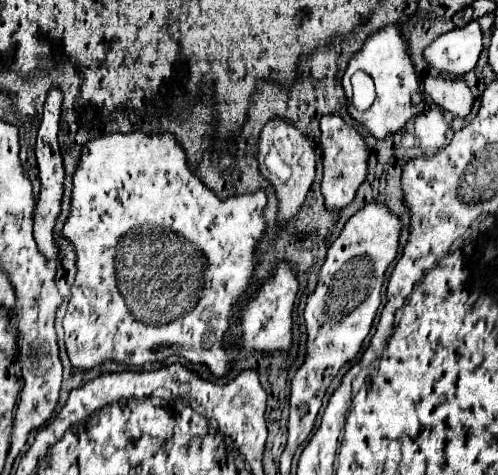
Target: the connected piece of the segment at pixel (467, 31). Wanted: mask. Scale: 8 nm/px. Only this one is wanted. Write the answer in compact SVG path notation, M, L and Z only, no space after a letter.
M478 23L452 29L440 35L422 53L426 65L446 77L462 77L472 71L482 51L482 31Z

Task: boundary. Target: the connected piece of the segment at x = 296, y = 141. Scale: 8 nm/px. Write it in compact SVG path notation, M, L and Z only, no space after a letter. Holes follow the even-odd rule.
M276 119L276 121L270 121L262 129L258 169L274 187L274 193L278 199L278 213L276 213L278 229L286 227L298 215L298 211L304 203L304 197L306 197L306 193L314 181L314 165L316 165L316 157L314 157L312 143L300 131L296 131L290 123ZM272 165L282 165L282 167L274 169Z

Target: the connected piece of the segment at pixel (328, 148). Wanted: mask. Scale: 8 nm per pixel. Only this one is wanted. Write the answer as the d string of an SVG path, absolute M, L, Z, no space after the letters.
M324 115L320 119L320 131L322 131L320 147L322 147L322 163L324 163L324 177L322 177L324 207L328 213L338 213L354 199L356 189L366 179L368 153L362 135L354 127L346 125L338 115Z

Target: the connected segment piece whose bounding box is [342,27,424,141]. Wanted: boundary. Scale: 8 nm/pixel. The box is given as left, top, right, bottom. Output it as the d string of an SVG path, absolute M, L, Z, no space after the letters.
M386 27L378 33L374 33L364 47L352 57L344 77L342 77L342 89L346 97L352 97L352 77L356 71L362 71L372 77L374 87L376 87L376 99L368 111L356 111L354 107L348 107L348 115L358 121L362 127L368 129L368 133L384 141L388 135L398 133L400 129L406 127L410 119L420 115L424 111L424 101L416 97L418 93L418 79L416 79L416 69L414 63L406 55L406 43L400 39L398 27Z

